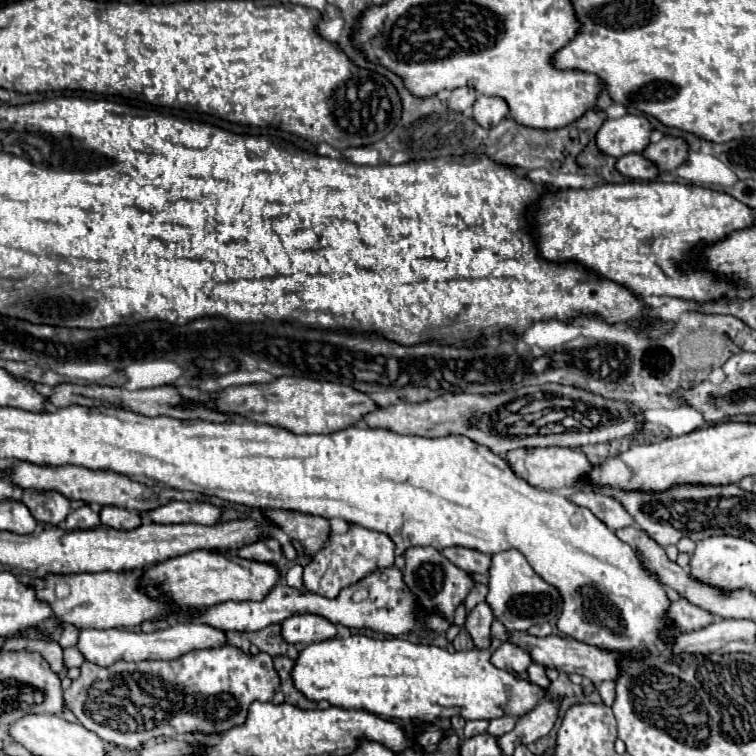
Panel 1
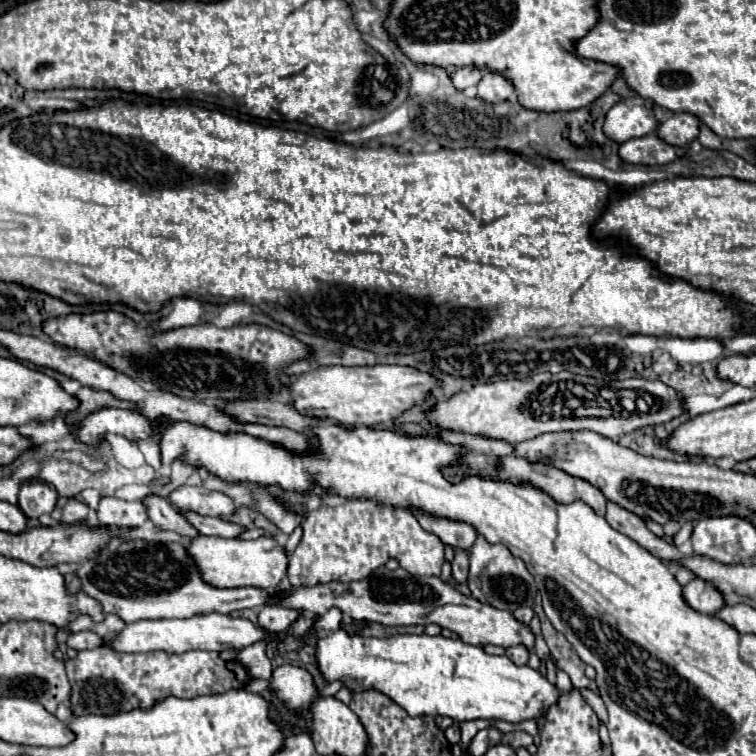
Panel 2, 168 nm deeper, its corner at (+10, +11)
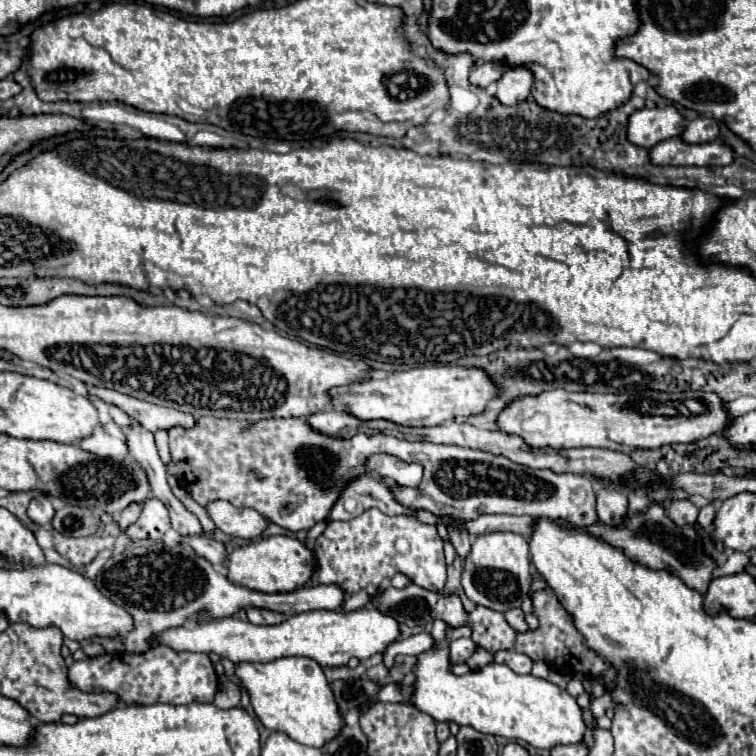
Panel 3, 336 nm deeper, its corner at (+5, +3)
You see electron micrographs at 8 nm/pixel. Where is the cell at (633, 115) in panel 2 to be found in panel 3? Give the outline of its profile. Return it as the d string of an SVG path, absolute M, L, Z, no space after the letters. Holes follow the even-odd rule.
M669 105L663 109L639 109L627 121L627 139L637 145L651 149L663 139L671 139L683 133L683 119L679 111Z

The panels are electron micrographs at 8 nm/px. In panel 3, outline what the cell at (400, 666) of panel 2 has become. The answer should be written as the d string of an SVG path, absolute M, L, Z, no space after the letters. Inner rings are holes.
M433 621L431 635L435 645L417 655L413 667L415 683L413 693L409 695L409 701L417 711L427 713L435 721L457 723L461 727L471 725L485 735L523 739L537 749L551 749L555 743L569 745L583 741L587 727L581 717L581 707L565 689L549 683L547 679L517 675L507 665L499 663L489 663L457 677L451 671L453 663L445 629L447 627L443 621Z

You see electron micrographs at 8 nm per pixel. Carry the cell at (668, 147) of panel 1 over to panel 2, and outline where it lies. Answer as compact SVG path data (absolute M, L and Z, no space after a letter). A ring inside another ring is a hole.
M674 113L658 127L658 137L670 145L684 147L690 145L700 133L700 119L692 113Z

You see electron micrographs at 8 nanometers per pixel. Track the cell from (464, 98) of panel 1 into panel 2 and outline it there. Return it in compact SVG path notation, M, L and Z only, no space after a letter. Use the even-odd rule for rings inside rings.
M464 67L464 69L456 69L452 73L452 83L456 89L466 89L466 87L472 87L472 85L478 85L482 73L480 69L476 67Z

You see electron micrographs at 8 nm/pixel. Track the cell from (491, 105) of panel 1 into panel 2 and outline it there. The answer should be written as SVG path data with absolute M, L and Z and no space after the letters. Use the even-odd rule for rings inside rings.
M486 71L484 77L482 77L482 81L478 83L478 97L482 101L486 101L486 103L506 101L512 93L514 93L514 85L502 73Z

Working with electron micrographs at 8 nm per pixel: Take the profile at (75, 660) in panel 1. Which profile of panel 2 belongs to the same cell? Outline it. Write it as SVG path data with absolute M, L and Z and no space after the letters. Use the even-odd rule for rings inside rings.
M80 631L80 633L72 633L66 643L68 643L68 647L72 647L76 651L82 651L82 649L94 649L94 647L102 645L104 641L92 631Z

